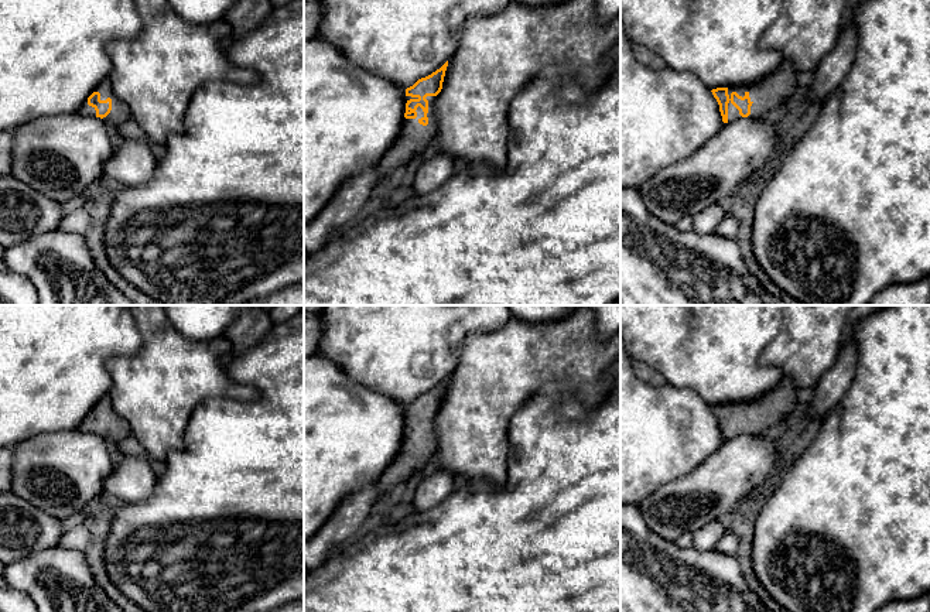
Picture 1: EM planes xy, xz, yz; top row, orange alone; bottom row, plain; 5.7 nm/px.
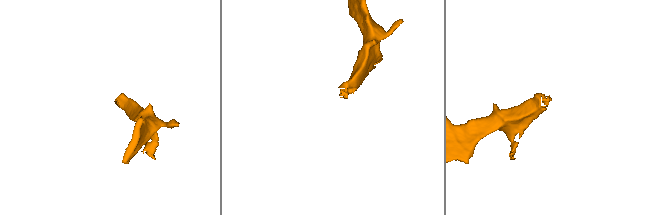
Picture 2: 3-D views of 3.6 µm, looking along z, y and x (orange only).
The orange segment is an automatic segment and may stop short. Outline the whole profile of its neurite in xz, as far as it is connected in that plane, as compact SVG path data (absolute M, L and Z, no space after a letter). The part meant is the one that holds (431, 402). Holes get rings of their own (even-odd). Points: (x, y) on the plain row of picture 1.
M448 377L406 406L404 440L397 455L379 478L379 496L423 471L434 458L435 416L442 406L447 383Z

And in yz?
M783 377L775 389L760 399L712 406L722 438L731 440L743 434L762 435L783 423L797 406L797 392L791 379Z

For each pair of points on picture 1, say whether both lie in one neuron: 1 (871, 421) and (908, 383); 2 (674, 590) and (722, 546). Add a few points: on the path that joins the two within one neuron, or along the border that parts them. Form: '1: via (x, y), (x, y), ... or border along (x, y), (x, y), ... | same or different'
1: via (881, 412), (899, 393) | same
2: border along (715, 549), (732, 556) | different

